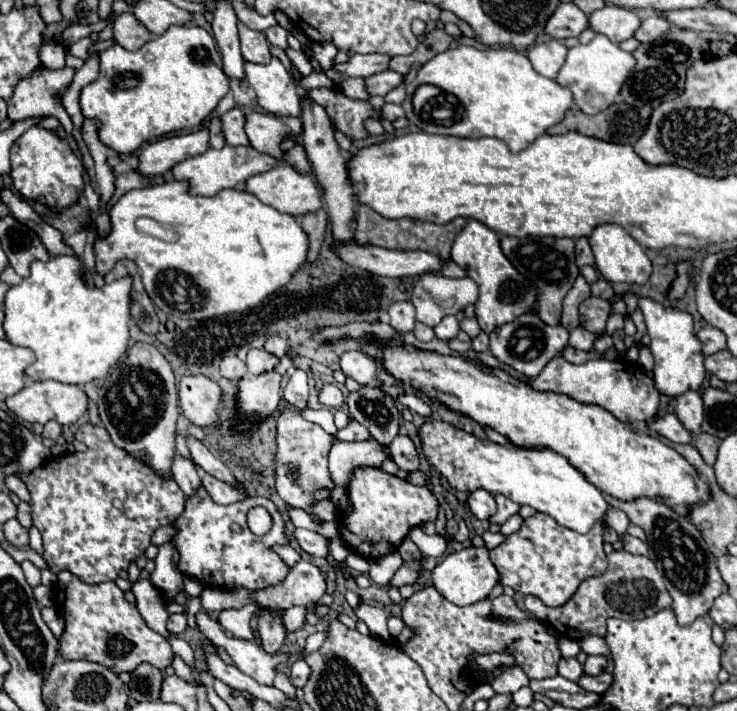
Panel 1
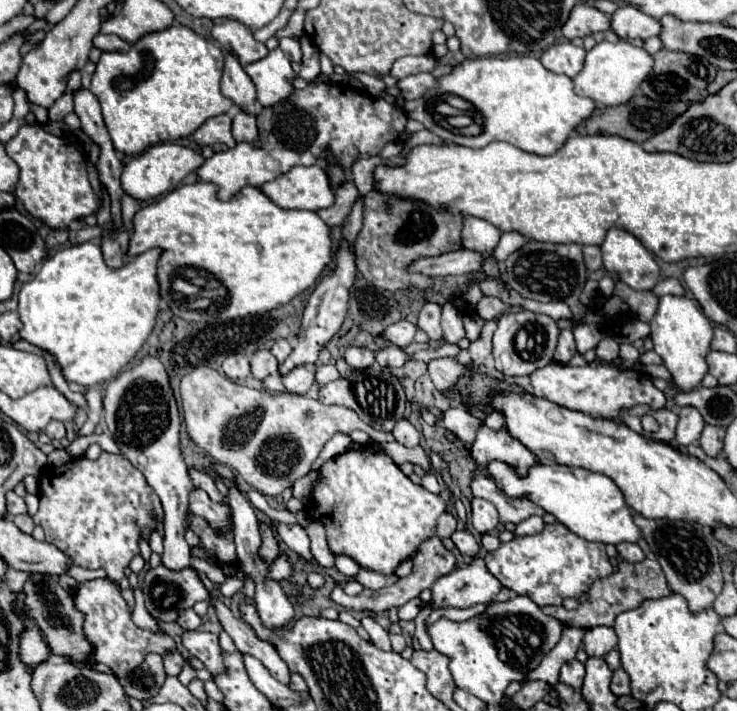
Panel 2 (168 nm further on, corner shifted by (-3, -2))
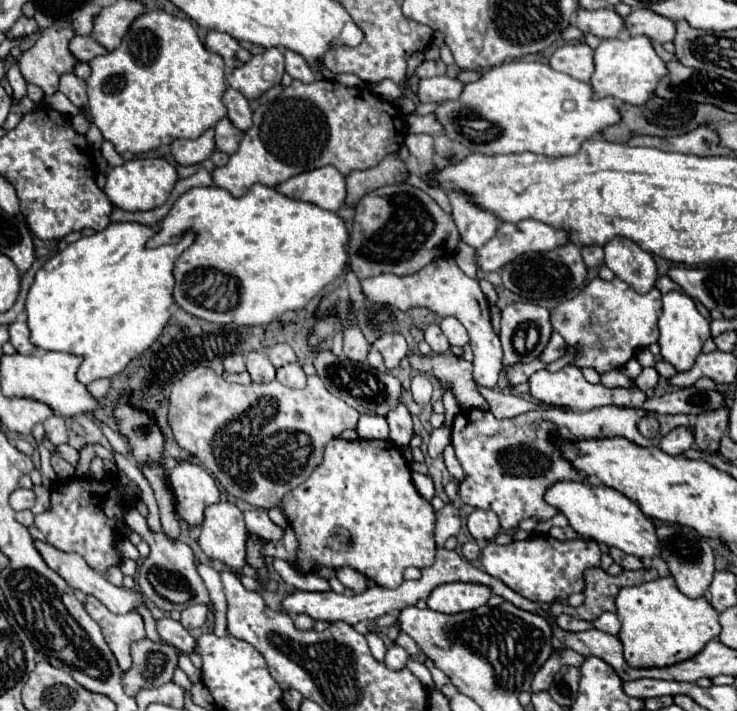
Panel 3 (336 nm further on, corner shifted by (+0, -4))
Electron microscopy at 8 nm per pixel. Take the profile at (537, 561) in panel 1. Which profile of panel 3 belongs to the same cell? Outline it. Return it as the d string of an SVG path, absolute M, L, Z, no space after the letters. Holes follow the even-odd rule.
M533 536L523 542L511 542L505 546L499 546L495 542L489 542L481 552L481 564L485 566L485 572L505 582L511 590L525 596L527 600L549 604L557 598L569 598L571 594L577 594L583 590L583 572L587 568L599 566L601 550L597 542L585 542L585 540L567 540L559 542L551 536Z

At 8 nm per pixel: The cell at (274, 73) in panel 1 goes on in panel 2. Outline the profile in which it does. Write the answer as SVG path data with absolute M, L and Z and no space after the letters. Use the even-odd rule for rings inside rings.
M280 48L272 50L266 58L244 66L244 70L256 84L256 100L262 106L274 106L274 102L280 102L290 90L294 90L292 82L296 74Z

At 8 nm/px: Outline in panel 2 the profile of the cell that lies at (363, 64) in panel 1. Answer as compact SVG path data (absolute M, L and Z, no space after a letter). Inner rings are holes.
M432 54L426 56L404 56L398 58L398 62L394 62L394 66L390 68L390 76L400 80L404 76L410 74L418 74L418 72L430 72L436 66L436 60Z

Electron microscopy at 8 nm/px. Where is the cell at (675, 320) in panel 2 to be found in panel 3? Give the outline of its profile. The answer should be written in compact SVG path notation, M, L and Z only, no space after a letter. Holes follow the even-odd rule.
M667 292L663 296L663 314L659 318L659 346L661 346L661 356L669 364L673 364L679 372L687 372L693 364L695 358L701 352L703 342L709 338L709 320L705 320L693 298L689 298L685 292Z

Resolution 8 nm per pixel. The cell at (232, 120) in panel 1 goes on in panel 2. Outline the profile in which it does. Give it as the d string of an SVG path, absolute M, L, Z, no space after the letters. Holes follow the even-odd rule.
M220 114L220 116L214 116L214 118L208 118L196 132L194 132L194 140L200 144L200 146L206 146L206 144L216 144L216 142L222 142L226 144L228 148L234 148L236 142L234 142L234 136L230 134L230 122L232 118L228 114Z

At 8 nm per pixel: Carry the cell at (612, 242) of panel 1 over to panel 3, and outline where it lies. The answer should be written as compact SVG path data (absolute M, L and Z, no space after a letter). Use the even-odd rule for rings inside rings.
M617 236L605 244L605 266L639 294L647 294L655 286L657 266L653 255L629 238Z

